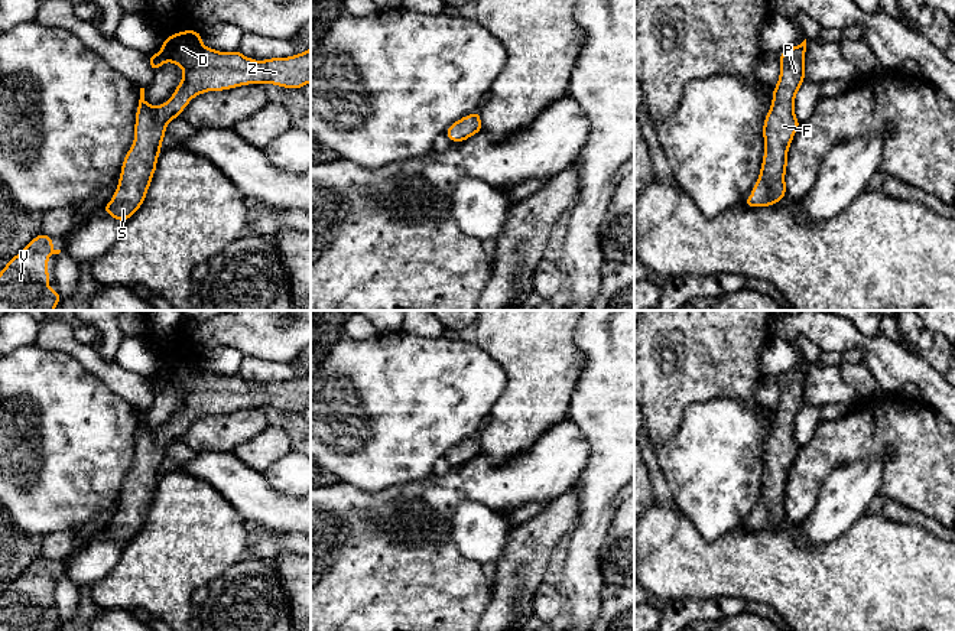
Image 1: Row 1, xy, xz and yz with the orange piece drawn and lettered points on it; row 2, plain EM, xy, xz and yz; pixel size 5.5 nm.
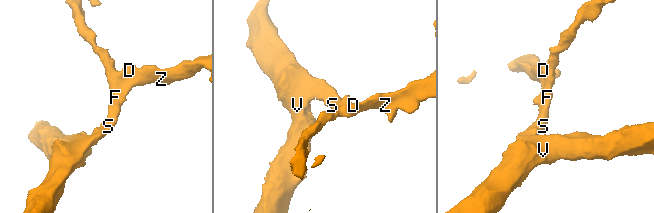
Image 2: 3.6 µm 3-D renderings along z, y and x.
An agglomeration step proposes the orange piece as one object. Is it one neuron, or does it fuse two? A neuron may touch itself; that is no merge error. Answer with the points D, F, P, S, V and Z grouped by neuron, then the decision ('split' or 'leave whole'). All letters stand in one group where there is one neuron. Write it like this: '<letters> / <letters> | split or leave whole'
D F P S V Z | leave whole

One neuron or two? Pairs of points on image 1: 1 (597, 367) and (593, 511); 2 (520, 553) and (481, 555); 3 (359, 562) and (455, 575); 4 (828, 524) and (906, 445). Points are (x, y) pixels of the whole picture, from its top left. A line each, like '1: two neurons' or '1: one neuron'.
1: one neuron
2: two neurons
3: one neuron
4: two neurons

